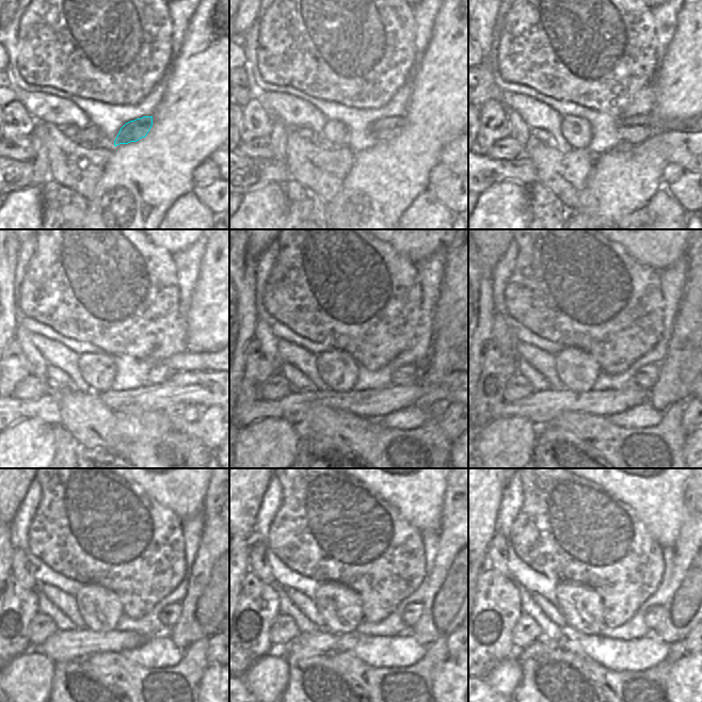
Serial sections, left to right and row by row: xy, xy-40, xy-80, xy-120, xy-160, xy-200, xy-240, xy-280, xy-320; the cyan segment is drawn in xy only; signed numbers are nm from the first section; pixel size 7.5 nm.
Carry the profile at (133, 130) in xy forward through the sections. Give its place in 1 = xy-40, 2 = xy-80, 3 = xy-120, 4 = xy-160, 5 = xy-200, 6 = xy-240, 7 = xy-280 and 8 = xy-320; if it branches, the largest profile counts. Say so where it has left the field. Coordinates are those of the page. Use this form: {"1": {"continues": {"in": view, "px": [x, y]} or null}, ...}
{"1": {"continues": {"in": "xy-40", "px": [384, 129]}}, "2": {"continues": {"in": "xy-80", "px": [631, 134]}}, "3": {"continues": {"in": "xy-120", "px": [159, 373]}}, "4": {"continues": {"in": "xy-160", "px": [409, 373]}}, "5": {"continues": {"in": "xy-200", "px": [647, 376]}}, "6": {"continues": {"in": "xy-240", "px": [170, 615]}}, "7": {"continues": {"in": "xy-280", "px": [412, 612]}}, "8": {"continues": {"in": "xy-320", "px": [654, 616]}}}

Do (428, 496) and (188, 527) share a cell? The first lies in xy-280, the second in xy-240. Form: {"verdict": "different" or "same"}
{"verdict": "different"}

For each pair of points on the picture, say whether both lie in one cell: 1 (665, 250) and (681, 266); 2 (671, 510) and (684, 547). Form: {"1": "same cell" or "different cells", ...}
{"1": "different cells", "2": "different cells"}

